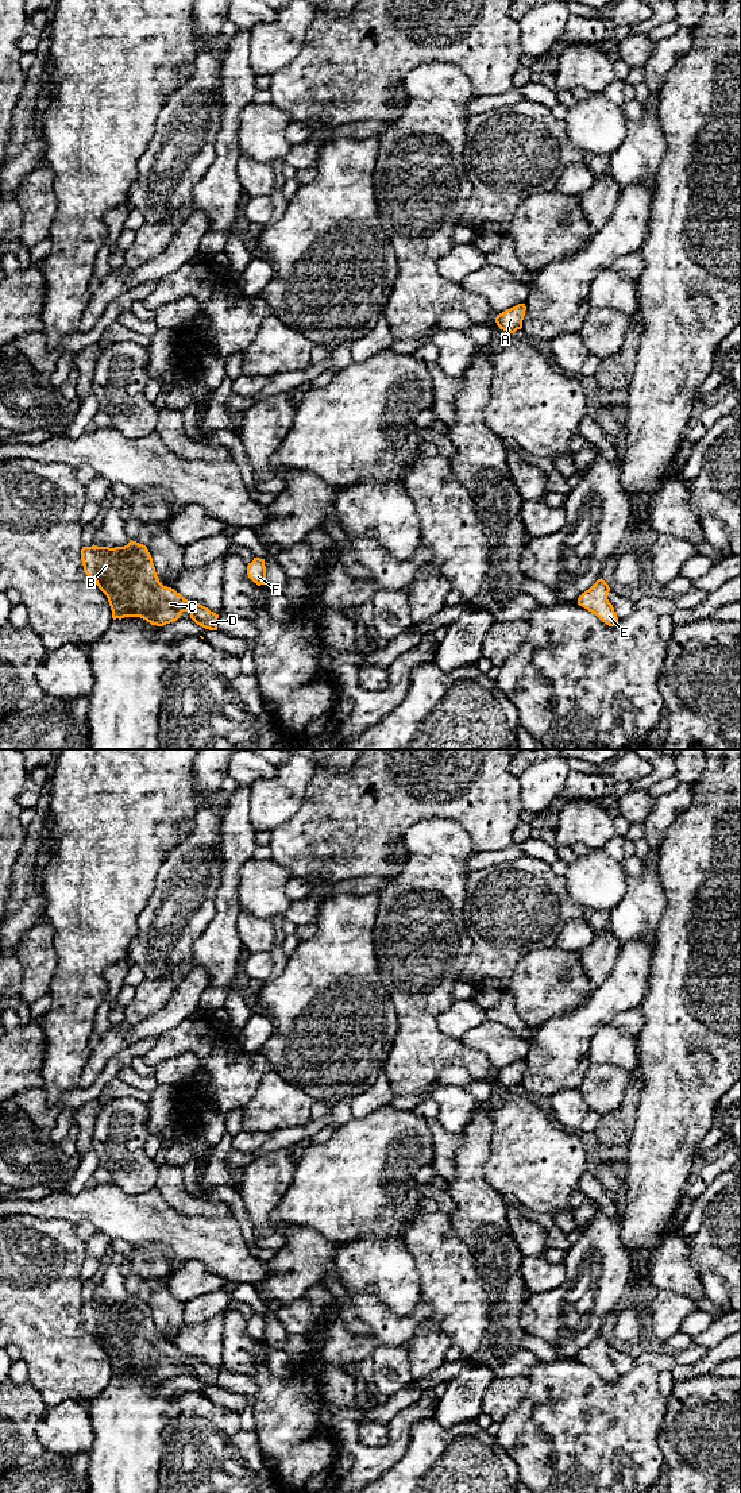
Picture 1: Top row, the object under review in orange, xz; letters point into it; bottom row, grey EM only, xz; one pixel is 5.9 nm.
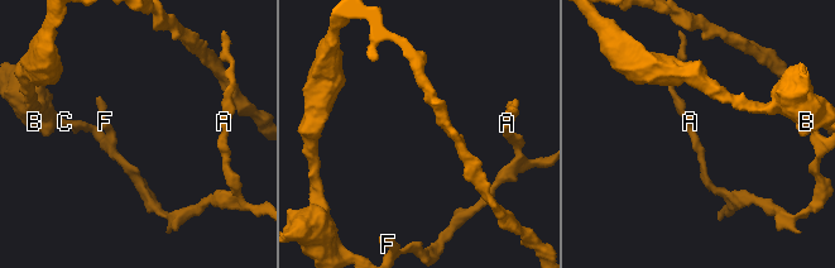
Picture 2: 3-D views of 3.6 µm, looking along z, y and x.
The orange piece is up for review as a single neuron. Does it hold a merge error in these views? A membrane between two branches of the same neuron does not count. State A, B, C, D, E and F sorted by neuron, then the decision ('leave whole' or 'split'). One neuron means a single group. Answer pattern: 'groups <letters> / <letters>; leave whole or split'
groups A B C D E F; leave whole

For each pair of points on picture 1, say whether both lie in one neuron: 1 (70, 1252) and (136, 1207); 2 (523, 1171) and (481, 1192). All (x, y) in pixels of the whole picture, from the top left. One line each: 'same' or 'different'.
1: different
2: different

